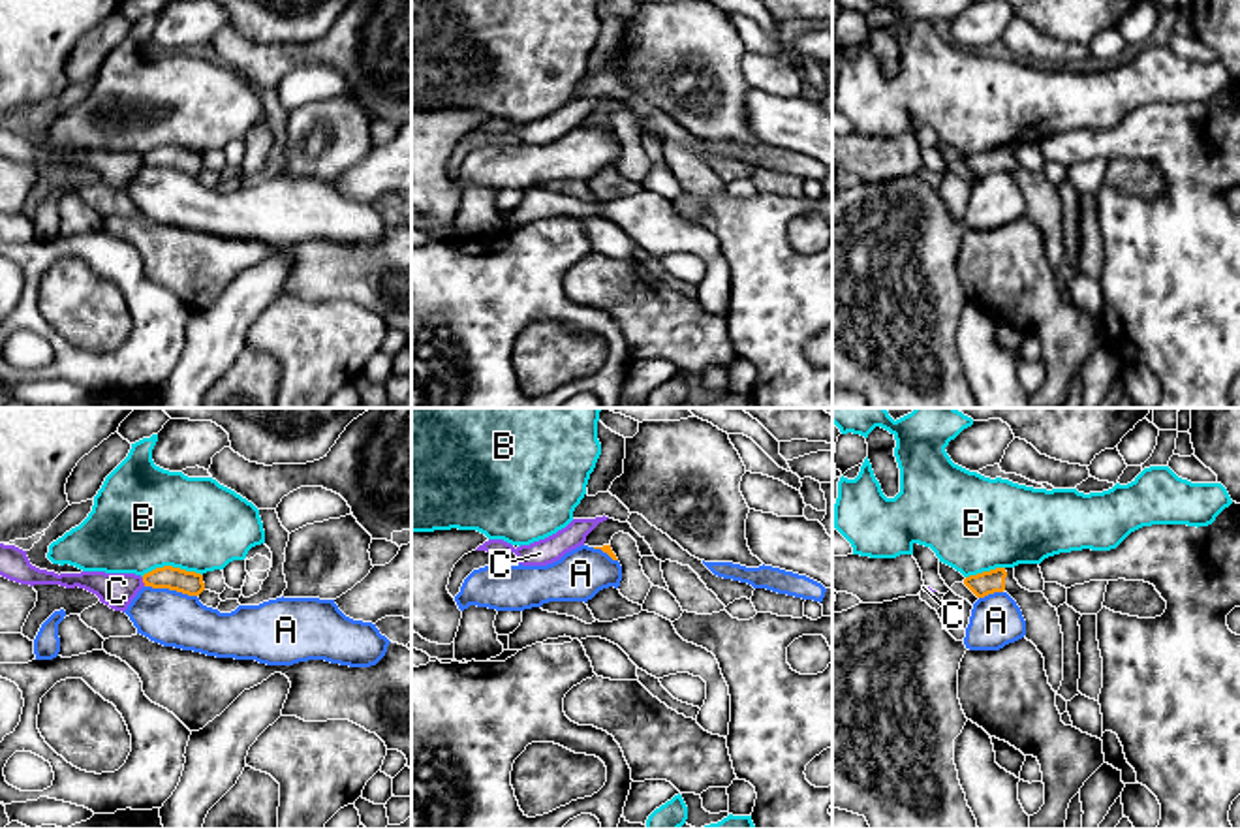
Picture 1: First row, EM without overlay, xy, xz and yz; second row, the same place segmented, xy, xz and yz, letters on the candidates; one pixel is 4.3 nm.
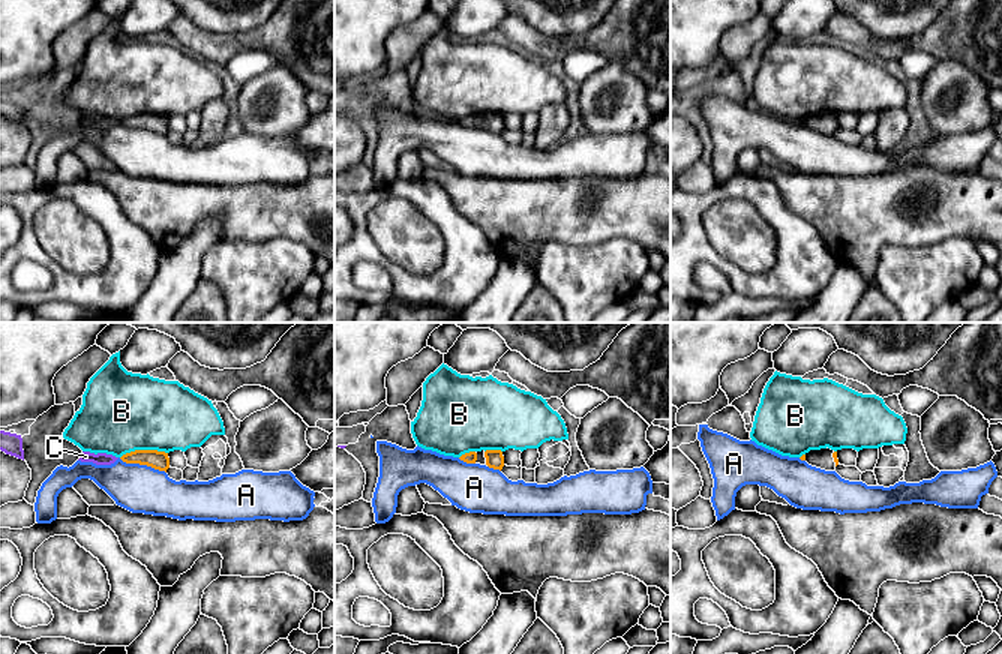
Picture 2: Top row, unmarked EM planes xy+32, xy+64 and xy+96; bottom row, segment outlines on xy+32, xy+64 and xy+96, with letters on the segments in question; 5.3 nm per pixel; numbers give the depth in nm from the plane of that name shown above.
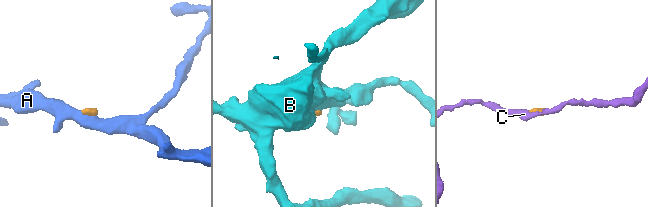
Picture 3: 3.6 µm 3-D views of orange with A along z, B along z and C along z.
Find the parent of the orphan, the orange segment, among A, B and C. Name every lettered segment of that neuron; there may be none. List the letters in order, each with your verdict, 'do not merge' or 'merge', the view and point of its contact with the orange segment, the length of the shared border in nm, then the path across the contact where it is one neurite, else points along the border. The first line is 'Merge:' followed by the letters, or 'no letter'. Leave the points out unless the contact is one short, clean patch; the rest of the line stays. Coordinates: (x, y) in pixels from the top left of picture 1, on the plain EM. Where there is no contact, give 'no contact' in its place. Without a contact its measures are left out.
Merge: no letter
A: do not merge; contact xy (171, 168); length 220 nm; border xy (145, 164), (196, 175)
B: do not merge; contact xy (171, 145); length 260 nm; border xy (201, 153), (156, 145), (141, 155)
C: do not merge; contact xy (143, 160); length 40 nm; border xy (141, 156), (145, 164)

